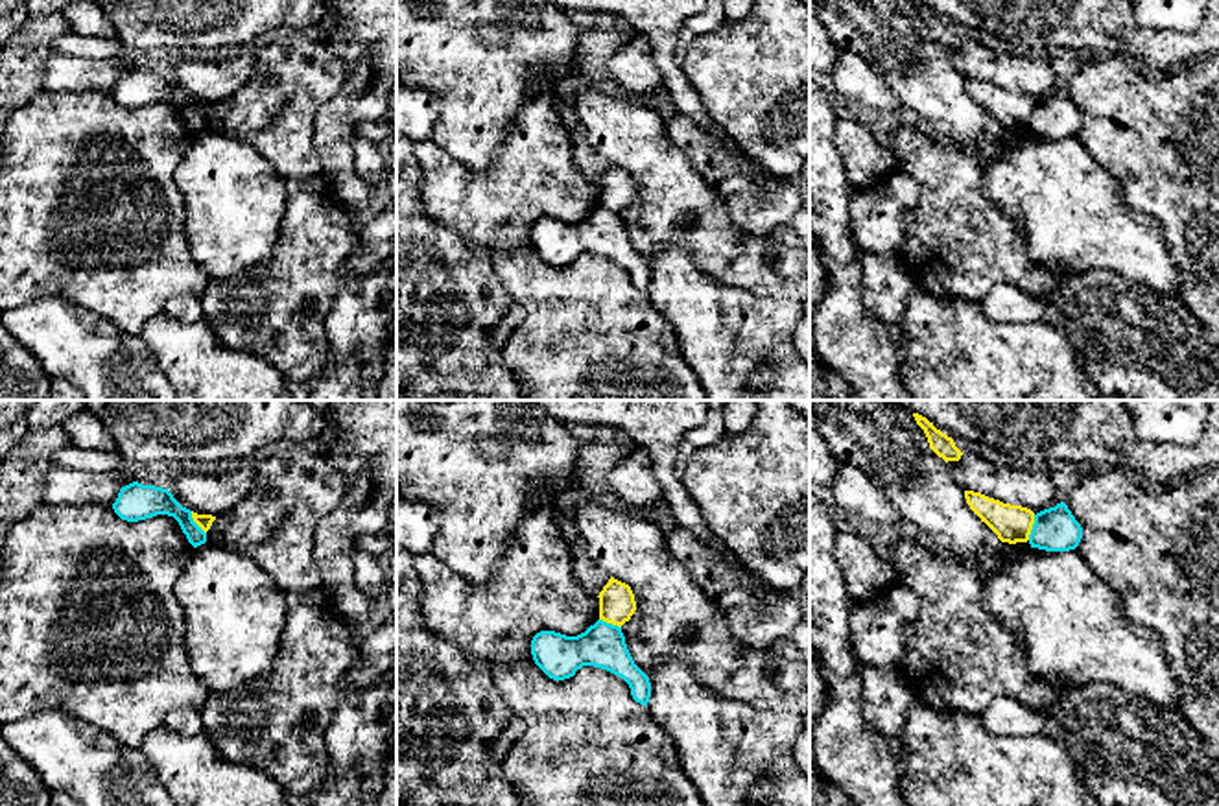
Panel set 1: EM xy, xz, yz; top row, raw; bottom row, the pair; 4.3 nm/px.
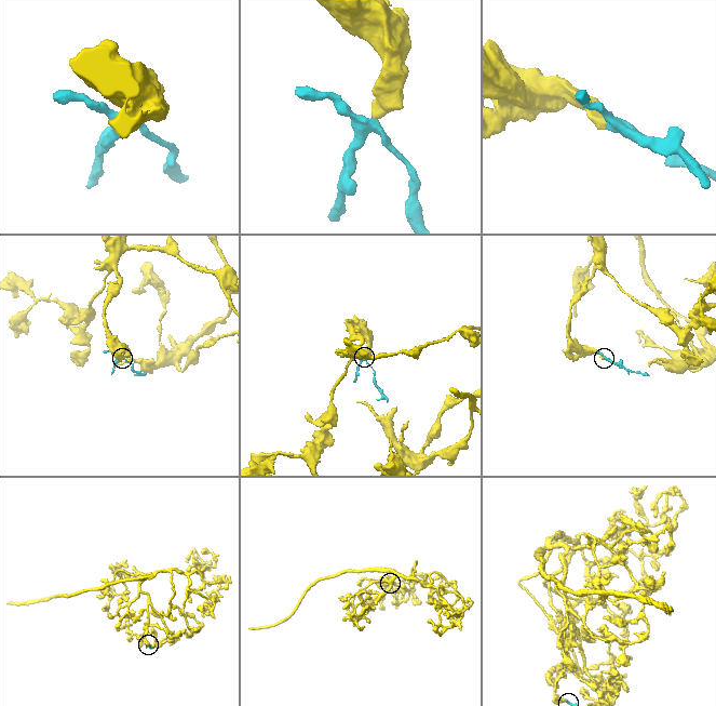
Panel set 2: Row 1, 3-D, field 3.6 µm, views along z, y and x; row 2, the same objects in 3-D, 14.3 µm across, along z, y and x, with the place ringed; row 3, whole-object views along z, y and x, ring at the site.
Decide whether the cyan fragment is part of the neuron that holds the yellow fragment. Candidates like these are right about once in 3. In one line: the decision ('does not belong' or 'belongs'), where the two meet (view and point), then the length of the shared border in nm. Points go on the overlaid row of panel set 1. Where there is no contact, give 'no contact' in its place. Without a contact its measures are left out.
does not belong; contact yz (1031, 528); length 120 nm

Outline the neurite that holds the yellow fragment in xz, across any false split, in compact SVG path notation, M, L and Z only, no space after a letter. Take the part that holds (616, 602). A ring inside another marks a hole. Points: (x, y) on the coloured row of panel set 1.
M610 577L599 592L599 620L621 627L636 610L634 594L629 585Z

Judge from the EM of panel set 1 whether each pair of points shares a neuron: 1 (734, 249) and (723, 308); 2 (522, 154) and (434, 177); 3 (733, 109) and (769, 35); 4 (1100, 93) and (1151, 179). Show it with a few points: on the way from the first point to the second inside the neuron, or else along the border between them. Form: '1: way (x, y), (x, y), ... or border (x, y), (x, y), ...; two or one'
1: border (692, 260), (701, 272), (720, 283), (769, 297); two
2: way (500, 176), (491, 185), (456, 185); one
3: way (751, 91), (769, 72), (769, 54); one
4: way (1122, 115), (1151, 144), (1151, 157); one

